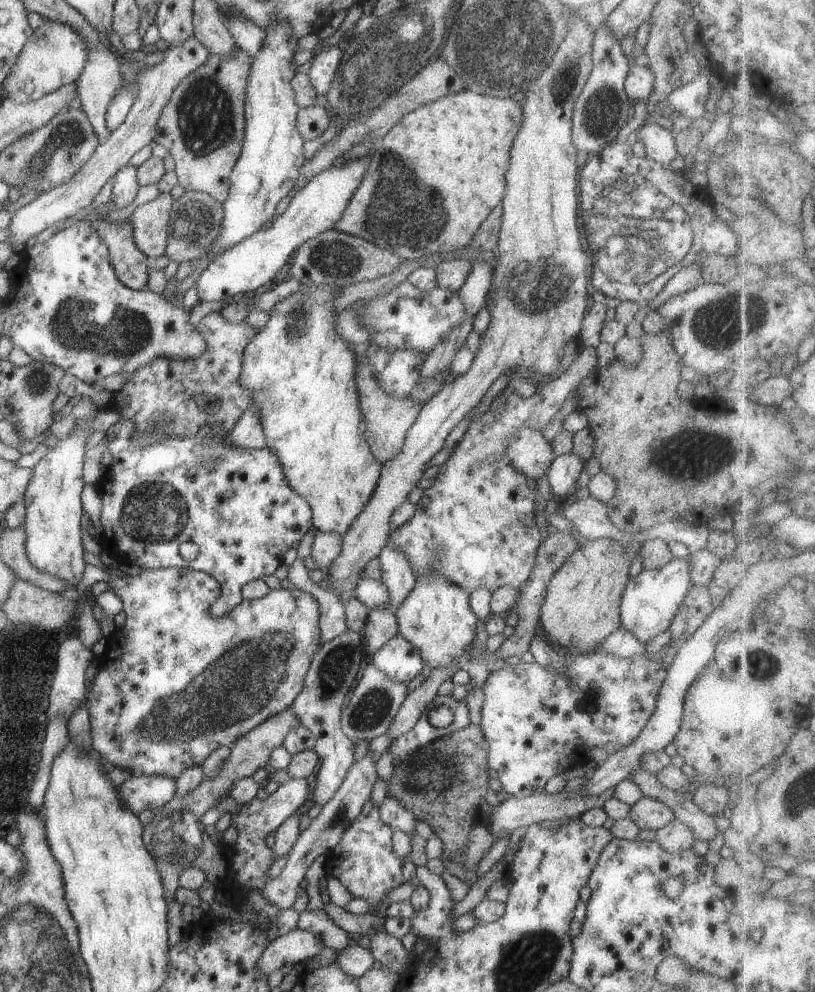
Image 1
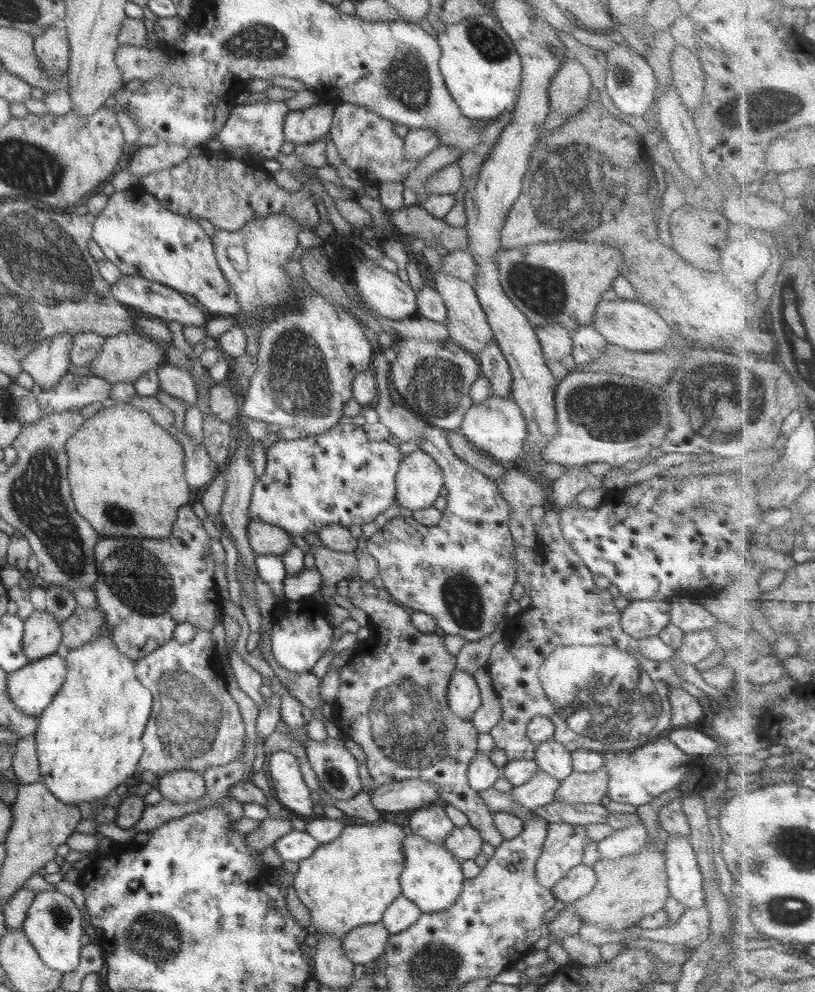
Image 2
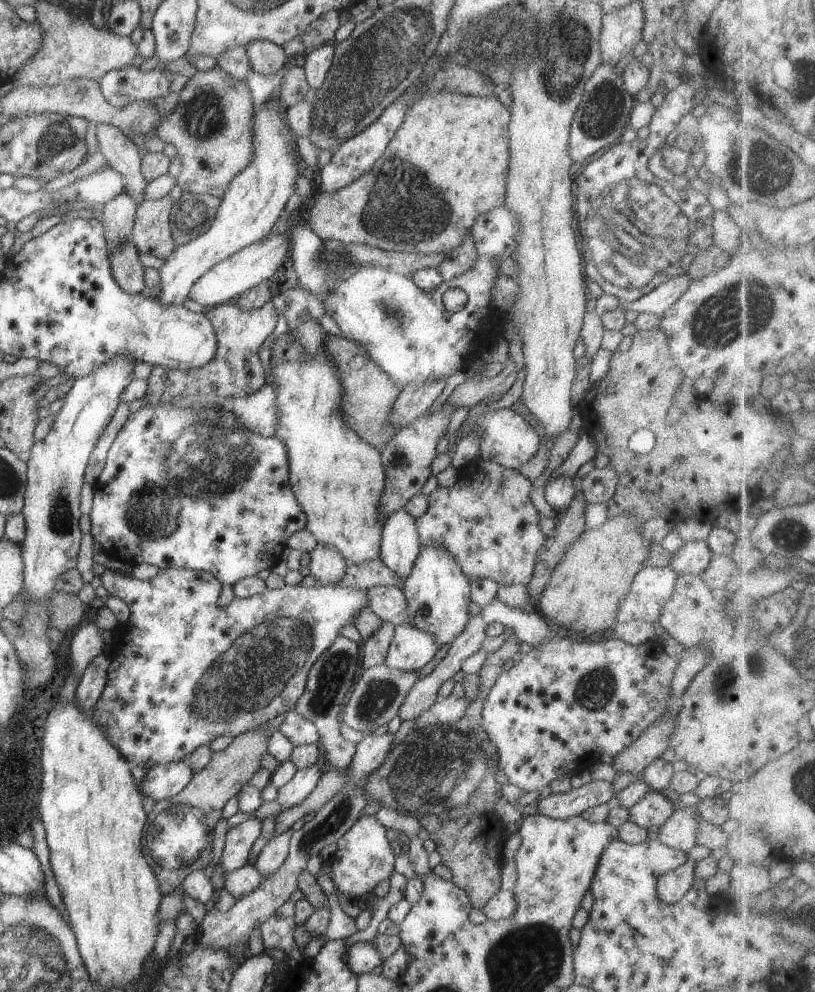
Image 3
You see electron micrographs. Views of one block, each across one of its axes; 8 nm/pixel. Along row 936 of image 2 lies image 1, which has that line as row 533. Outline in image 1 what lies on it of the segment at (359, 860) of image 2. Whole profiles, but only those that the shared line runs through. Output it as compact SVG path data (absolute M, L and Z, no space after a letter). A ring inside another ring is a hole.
M301 284L295 293L287 296L287 299L277 302L273 311L269 312L269 320L266 325L251 338L251 341L244 349L239 385L253 393L251 404L253 403L259 407L259 415L262 420L261 425L267 440L266 448L270 449L280 461L288 486L300 494L301 497L304 497L310 505L313 526L318 529L318 532L333 532L342 536L350 528L356 516L362 512L364 505L370 500L378 484L382 465L375 459L370 450L370 445L365 439L365 416L359 403L356 380L357 354L361 349L360 346L355 346L355 344L342 338L342 335L337 331L337 312L335 311L334 294L336 294L334 286Z

